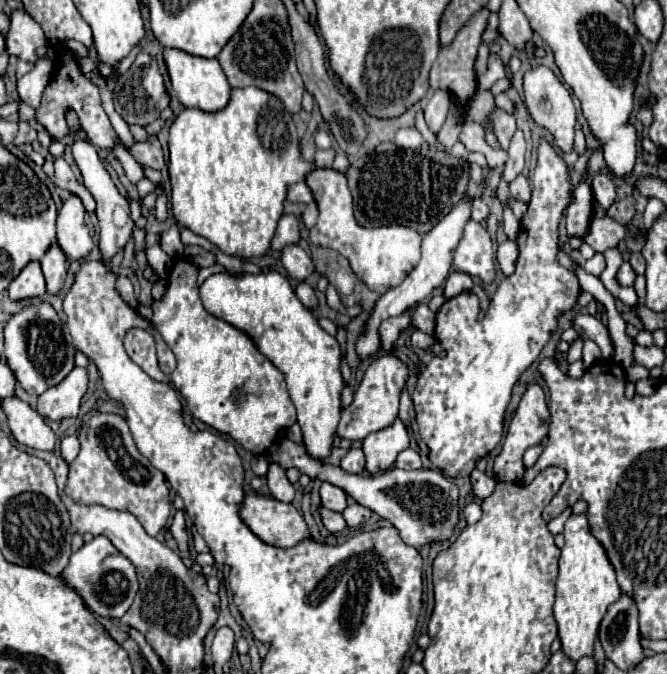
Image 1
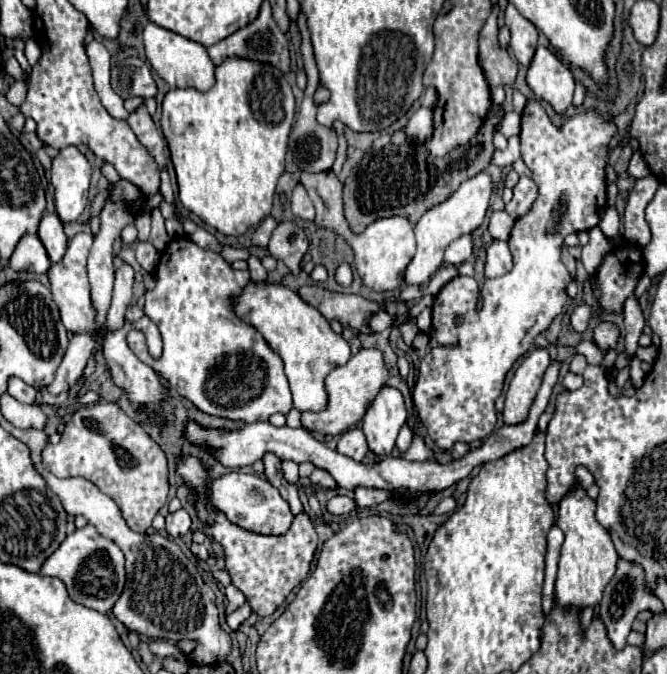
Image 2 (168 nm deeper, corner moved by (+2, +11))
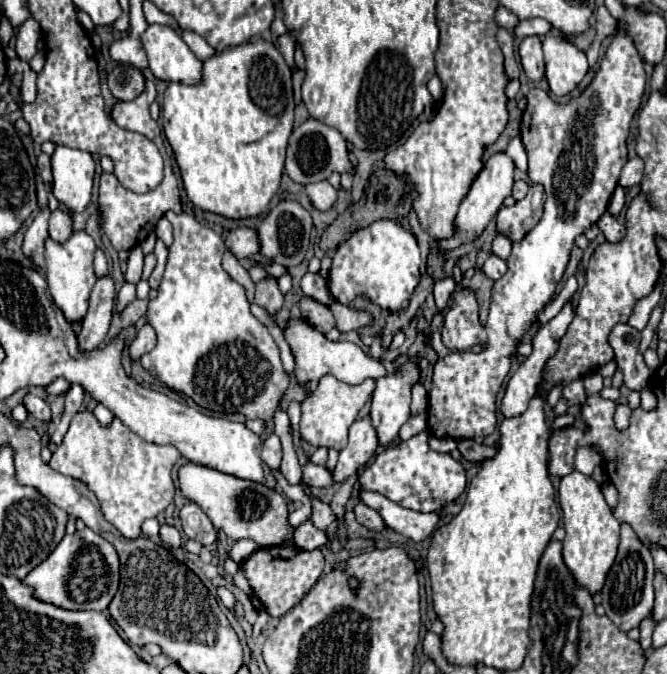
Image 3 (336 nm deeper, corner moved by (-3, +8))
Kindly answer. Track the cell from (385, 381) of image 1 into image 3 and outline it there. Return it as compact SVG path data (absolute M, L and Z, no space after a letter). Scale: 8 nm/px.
M324 376L316 388L314 394L306 396L302 402L302 420L300 420L300 434L306 442L312 446L326 446L342 450L348 444L348 428L356 420L358 412L364 408L364 404L370 400L372 392L376 388L376 382L364 380L362 384L342 384L334 376Z

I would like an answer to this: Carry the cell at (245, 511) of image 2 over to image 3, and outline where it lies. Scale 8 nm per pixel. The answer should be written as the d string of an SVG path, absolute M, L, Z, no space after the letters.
M192 462L182 466L178 474L182 494L196 502L212 524L218 530L224 530L232 540L250 538L260 546L276 546L292 538L294 526L288 522L288 502L278 490Z

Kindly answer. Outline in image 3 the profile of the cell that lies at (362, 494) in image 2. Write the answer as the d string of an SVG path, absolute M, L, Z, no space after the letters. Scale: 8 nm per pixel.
M424 430L414 438L410 438L408 442L402 442L398 446L388 446L386 450L382 450L358 478L360 488L378 492L388 500L410 510L440 512L448 502L456 500L464 492L466 474L464 468L450 454L440 454L430 450L428 438L430 432Z

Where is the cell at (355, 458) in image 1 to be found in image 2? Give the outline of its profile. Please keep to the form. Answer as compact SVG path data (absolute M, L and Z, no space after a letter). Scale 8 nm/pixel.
M359 427L345 431L337 441L337 451L345 457L351 457L353 461L361 461L365 457L365 453L369 451L363 431Z

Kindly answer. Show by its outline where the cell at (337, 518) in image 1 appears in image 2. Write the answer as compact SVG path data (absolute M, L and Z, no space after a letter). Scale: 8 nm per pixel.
M335 495L335 497L329 501L327 509L329 509L333 515L351 513L351 511L355 509L355 501L353 501L353 499L349 499L347 495Z

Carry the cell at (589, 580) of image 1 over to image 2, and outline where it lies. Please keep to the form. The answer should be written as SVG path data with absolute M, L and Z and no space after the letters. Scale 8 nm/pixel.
M577 483L571 491L563 495L557 511L557 525L565 535L559 557L559 571L555 581L555 597L561 607L595 607L601 597L605 585L611 581L615 573L615 563L619 559L609 531L597 523L595 519L595 499L587 495L587 491Z

